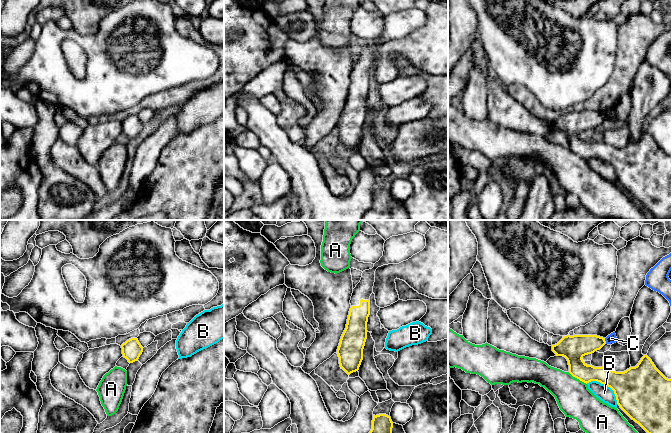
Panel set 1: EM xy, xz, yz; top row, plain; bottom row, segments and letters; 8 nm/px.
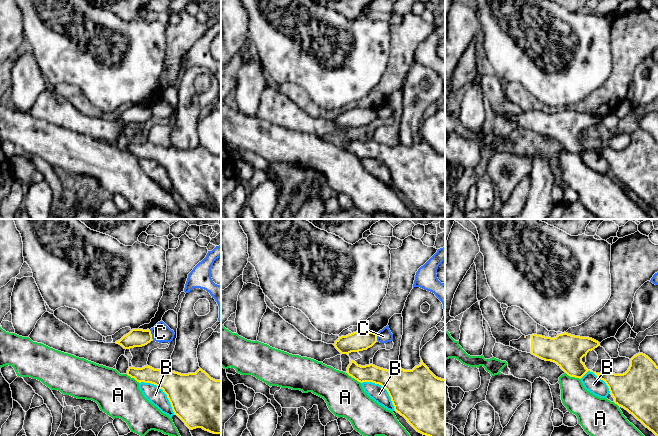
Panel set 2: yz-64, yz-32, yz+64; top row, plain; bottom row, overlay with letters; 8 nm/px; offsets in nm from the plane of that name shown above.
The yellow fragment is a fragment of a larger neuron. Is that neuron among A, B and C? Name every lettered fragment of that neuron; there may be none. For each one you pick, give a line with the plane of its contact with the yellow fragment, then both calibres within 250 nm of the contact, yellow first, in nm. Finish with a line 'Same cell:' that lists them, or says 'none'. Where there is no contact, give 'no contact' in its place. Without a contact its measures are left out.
Same cell: none

